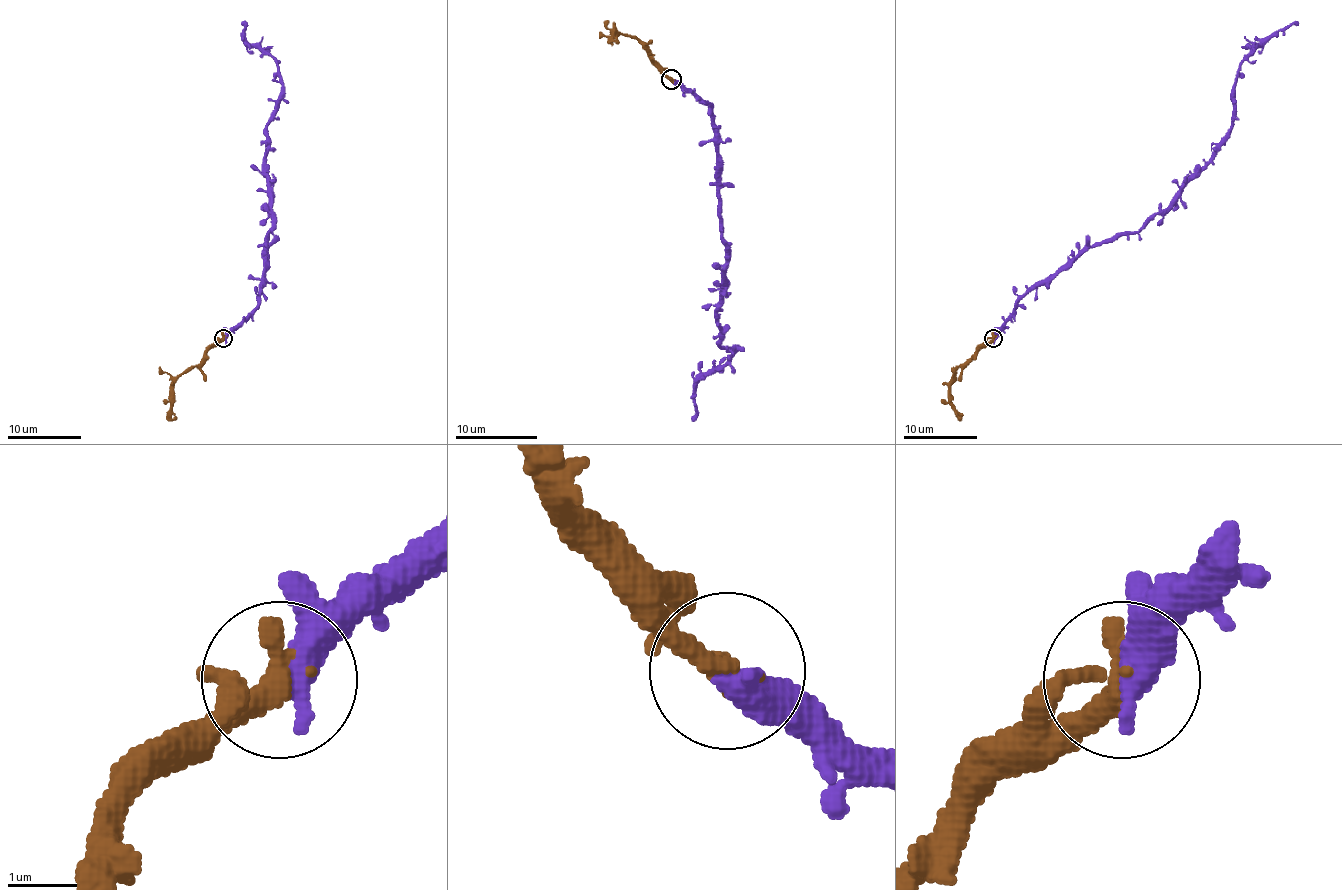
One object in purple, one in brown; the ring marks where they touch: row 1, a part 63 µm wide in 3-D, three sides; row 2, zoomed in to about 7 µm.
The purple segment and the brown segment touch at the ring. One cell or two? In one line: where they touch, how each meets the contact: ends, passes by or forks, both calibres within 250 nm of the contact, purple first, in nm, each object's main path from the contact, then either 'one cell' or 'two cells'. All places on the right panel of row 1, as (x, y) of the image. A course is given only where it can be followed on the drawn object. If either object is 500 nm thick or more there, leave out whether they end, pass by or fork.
place (993, 338); calibres 500 and 440 nm; course purple (993, 339), (1029, 291), (1090, 247), (1134, 234), (1159, 214), (1225, 139), (1238, 66), (1265, 38), (1298, 22); course brown (993, 339), (956, 370), (952, 377), (951, 408), (960, 421); two cells

